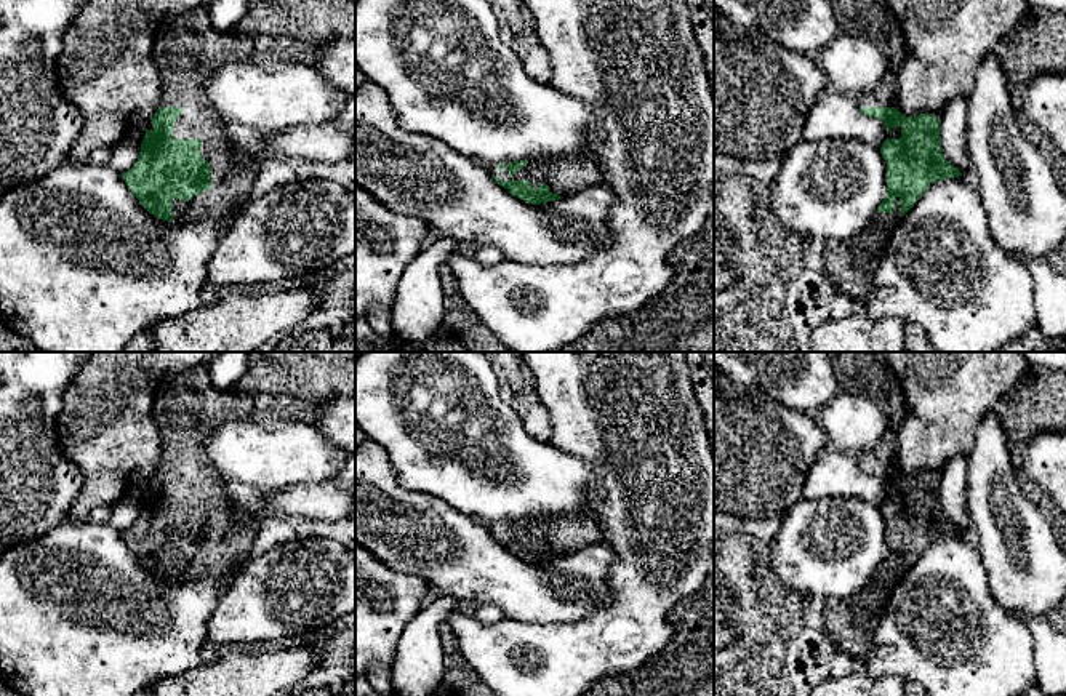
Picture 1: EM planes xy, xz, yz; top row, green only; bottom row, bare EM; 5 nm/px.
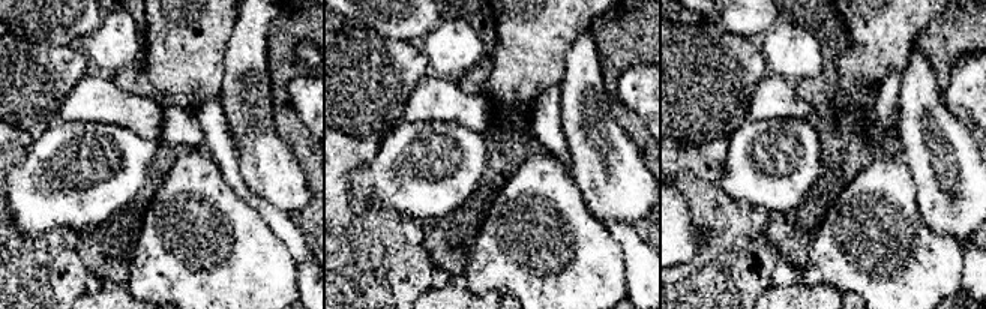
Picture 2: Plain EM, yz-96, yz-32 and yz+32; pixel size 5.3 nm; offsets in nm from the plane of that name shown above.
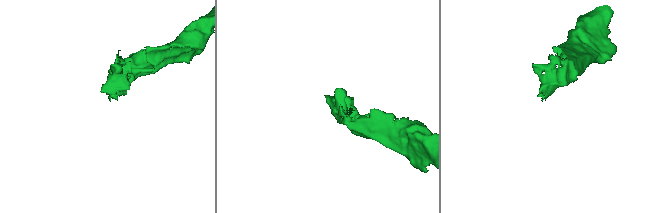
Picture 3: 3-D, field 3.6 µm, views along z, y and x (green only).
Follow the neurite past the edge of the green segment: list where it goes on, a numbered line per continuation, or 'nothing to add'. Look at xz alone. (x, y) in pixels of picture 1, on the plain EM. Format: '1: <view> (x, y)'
1: xz (564, 533)

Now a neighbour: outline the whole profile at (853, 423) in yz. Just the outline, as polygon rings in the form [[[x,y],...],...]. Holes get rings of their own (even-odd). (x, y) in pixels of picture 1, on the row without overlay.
[[[839,392],[816,414],[826,440],[836,450],[858,458],[877,448],[885,435],[885,418],[874,400],[863,394]]]

